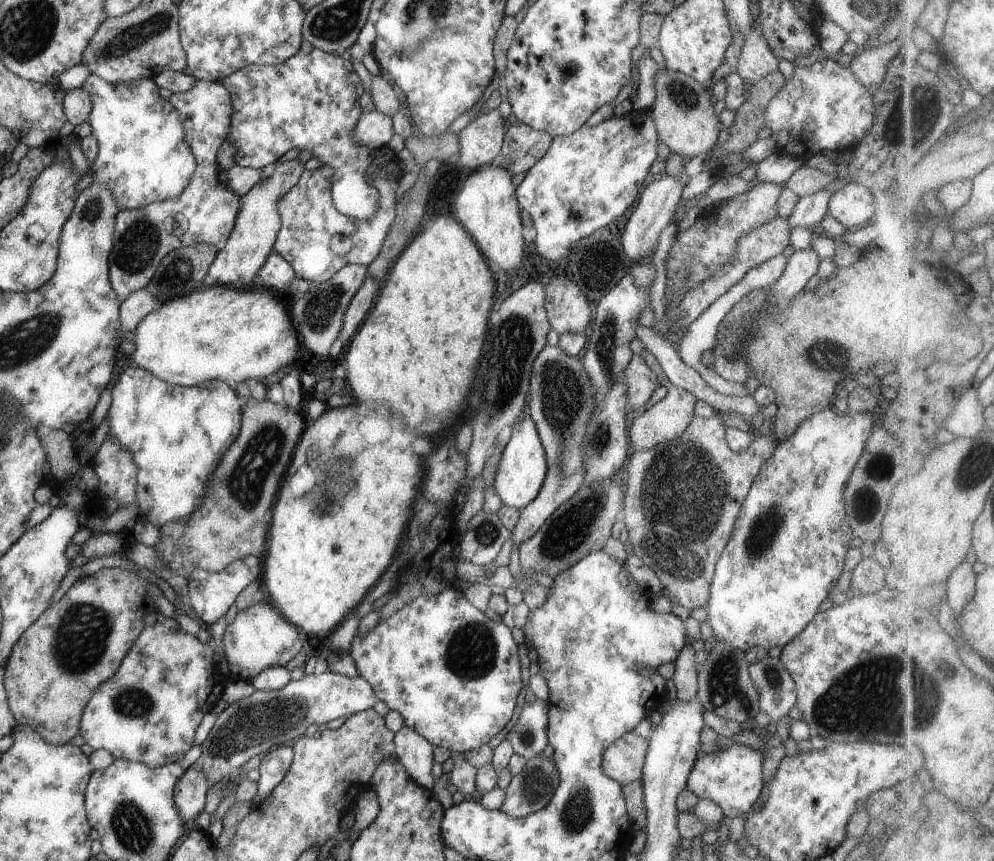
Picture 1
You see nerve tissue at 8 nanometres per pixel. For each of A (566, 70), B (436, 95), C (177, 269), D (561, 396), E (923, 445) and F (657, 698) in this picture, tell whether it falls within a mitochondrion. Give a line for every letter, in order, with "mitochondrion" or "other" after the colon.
A: mitochondrion
B: other
C: mitochondrion
D: mitochondrion
E: other
F: other

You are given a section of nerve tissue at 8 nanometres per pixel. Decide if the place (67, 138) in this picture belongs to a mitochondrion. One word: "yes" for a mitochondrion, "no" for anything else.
no

